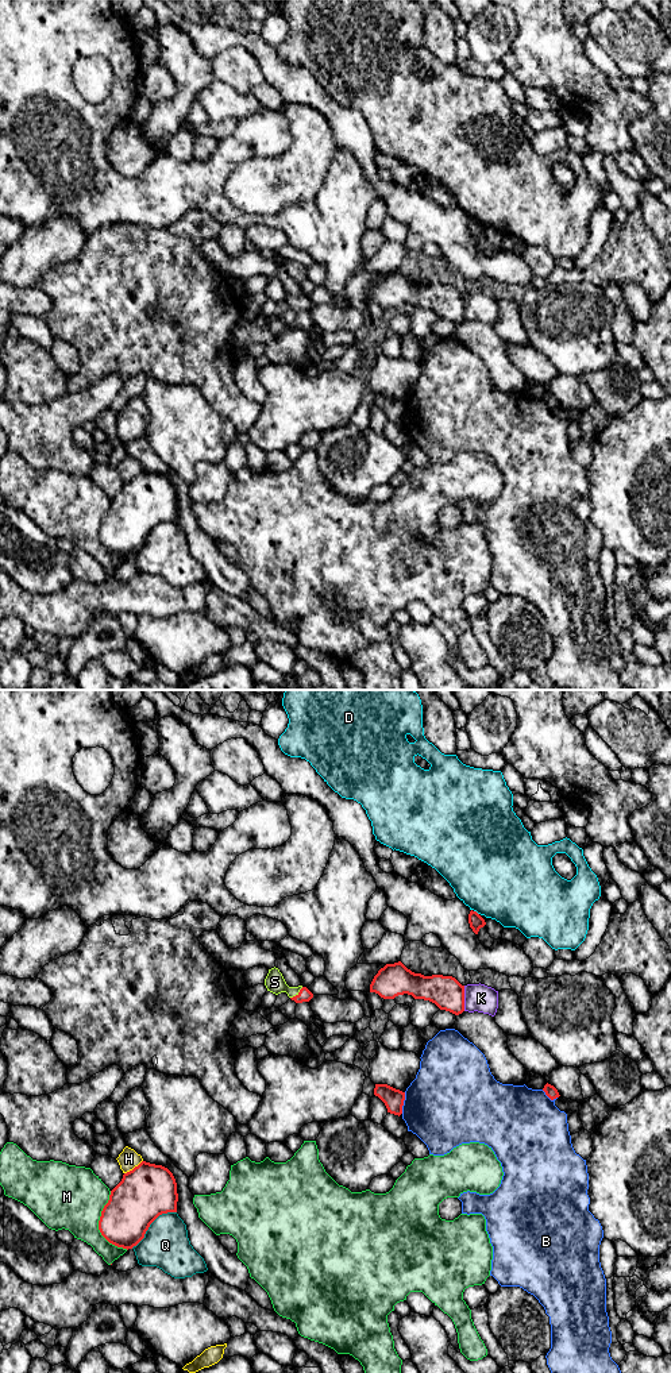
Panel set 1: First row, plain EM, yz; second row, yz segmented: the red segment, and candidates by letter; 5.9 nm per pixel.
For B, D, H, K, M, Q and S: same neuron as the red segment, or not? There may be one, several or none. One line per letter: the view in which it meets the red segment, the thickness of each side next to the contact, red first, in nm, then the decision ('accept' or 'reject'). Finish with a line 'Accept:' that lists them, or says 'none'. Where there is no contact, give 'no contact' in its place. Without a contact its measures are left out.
B: meets red in yz; 120 nm thick on the red side, 480 nm on the other; reject
D: meets red in yz; 90 nm thick on the red side, 480 nm on the other; reject
H: meets red in yz; 320 nm thick on the red side, 120 nm on the other; reject
K: meets red in yz; 190 nm thick on the red side, 160 nm on the other; reject
M: meets red in yz; 300 nm thick on the red side, 380 nm on the other; reject
Q: meets red in yz; 320 nm thick on the red side, 280 nm on the other; reject
S: meets red in yz; 80 nm thick on the red side, 120 nm on the other; accept
Accept: S

